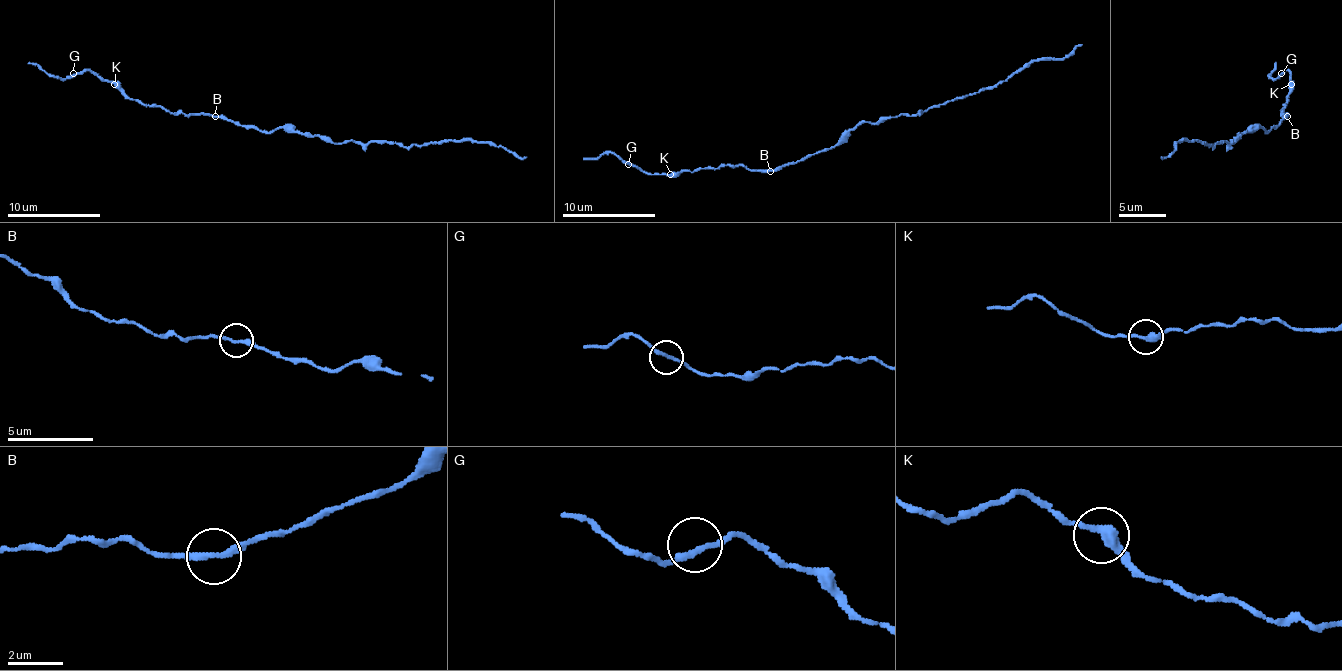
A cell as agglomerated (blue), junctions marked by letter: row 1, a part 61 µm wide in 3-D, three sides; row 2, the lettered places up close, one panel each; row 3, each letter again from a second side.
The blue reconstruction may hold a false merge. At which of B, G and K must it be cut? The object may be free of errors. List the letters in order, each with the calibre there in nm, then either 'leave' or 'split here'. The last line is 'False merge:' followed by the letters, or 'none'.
B: 200 nm | split here
G: 200 nm | leave
K: 360 nm | leave
False merge: B

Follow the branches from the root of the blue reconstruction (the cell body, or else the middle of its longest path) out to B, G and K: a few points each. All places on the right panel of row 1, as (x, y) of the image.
B: (1264, 129), (1267, 132), (1276, 127), (1288, 115)
G: (1264, 129), (1276, 127), (1286, 118), (1281, 111), (1288, 101), (1290, 73), (1281, 73)
K: (1264, 129), (1267, 132), (1286, 118), (1286, 113), (1283, 115), (1281, 111), (1288, 101), (1290, 85)

